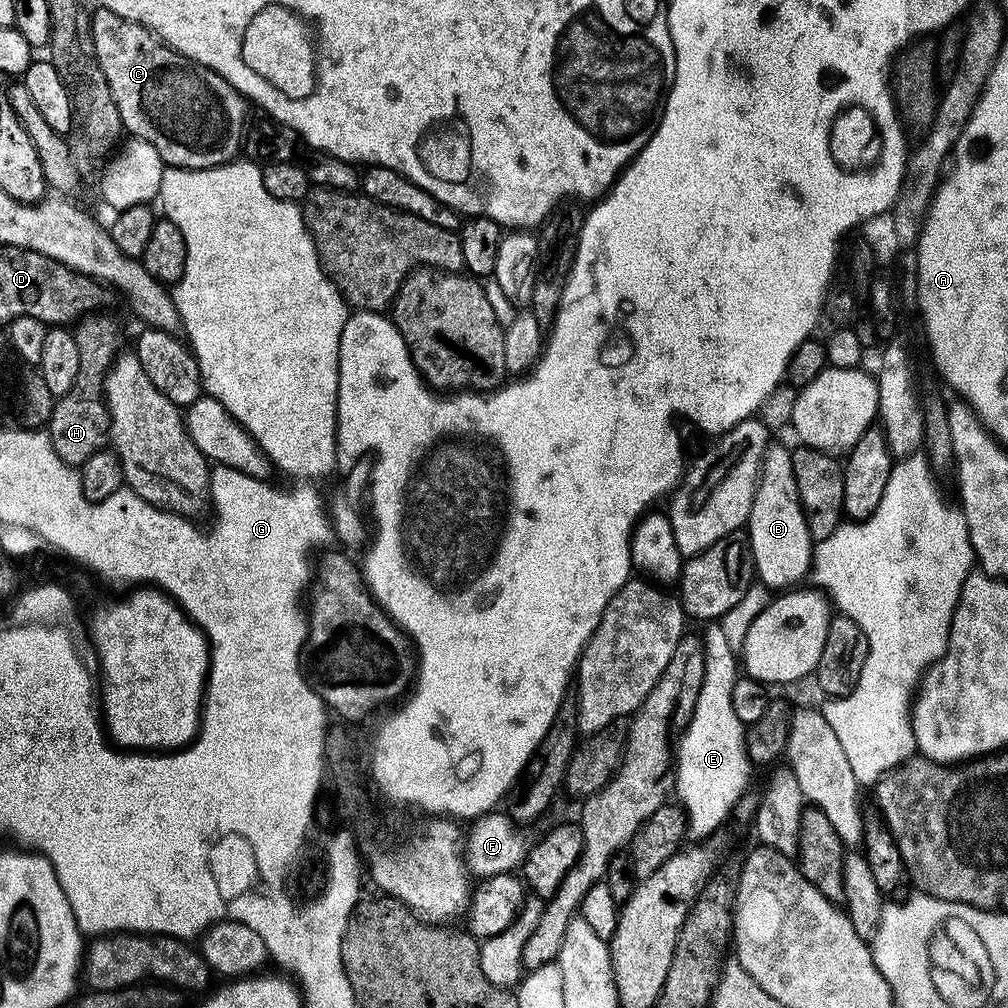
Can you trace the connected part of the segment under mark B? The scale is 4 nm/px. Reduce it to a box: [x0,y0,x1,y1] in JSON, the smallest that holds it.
[746,442,814,589]

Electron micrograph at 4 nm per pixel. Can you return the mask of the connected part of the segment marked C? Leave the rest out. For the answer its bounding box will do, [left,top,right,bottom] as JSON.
[92,8,249,169]

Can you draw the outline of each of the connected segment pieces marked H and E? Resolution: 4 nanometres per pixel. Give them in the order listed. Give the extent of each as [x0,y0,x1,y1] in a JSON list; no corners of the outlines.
[[46,314,121,466],[674,622,754,838]]

